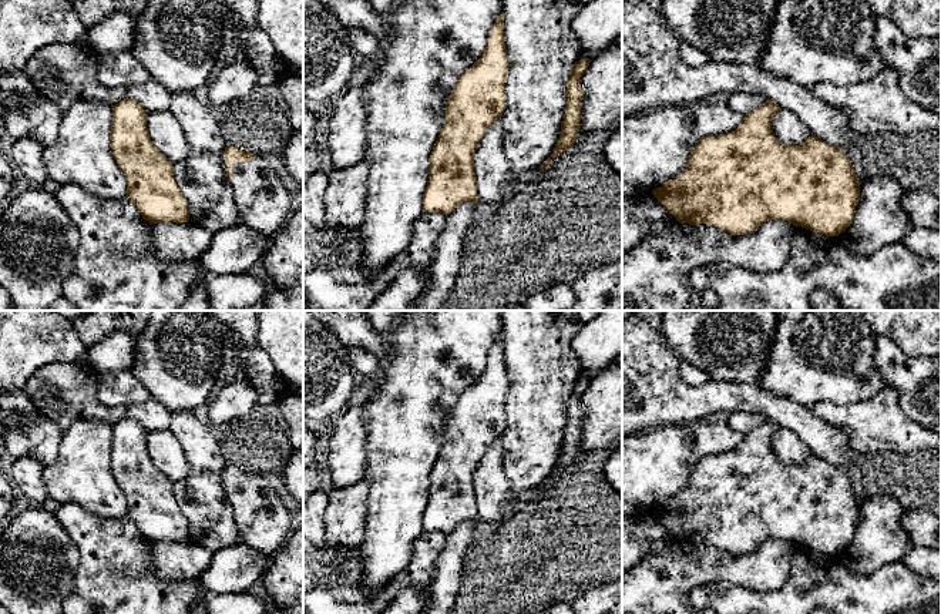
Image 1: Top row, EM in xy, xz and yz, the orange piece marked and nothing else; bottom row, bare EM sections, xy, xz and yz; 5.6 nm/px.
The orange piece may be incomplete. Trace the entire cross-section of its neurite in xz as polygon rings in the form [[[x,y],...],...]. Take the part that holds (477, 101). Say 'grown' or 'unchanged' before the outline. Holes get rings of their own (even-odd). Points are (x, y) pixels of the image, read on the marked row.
unchanged; [[[501,13],[481,58],[461,74],[447,101],[444,125],[430,155],[423,212],[447,215],[466,201],[480,204],[474,152],[505,110],[510,64]]]

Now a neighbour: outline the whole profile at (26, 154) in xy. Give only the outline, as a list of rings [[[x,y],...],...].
[[[16,140],[10,152],[11,162],[24,177],[43,187],[50,178],[43,162],[43,145],[34,140]]]

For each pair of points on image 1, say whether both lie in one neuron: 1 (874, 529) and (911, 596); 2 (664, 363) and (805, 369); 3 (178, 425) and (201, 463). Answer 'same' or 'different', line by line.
1: different
2: different
3: same

